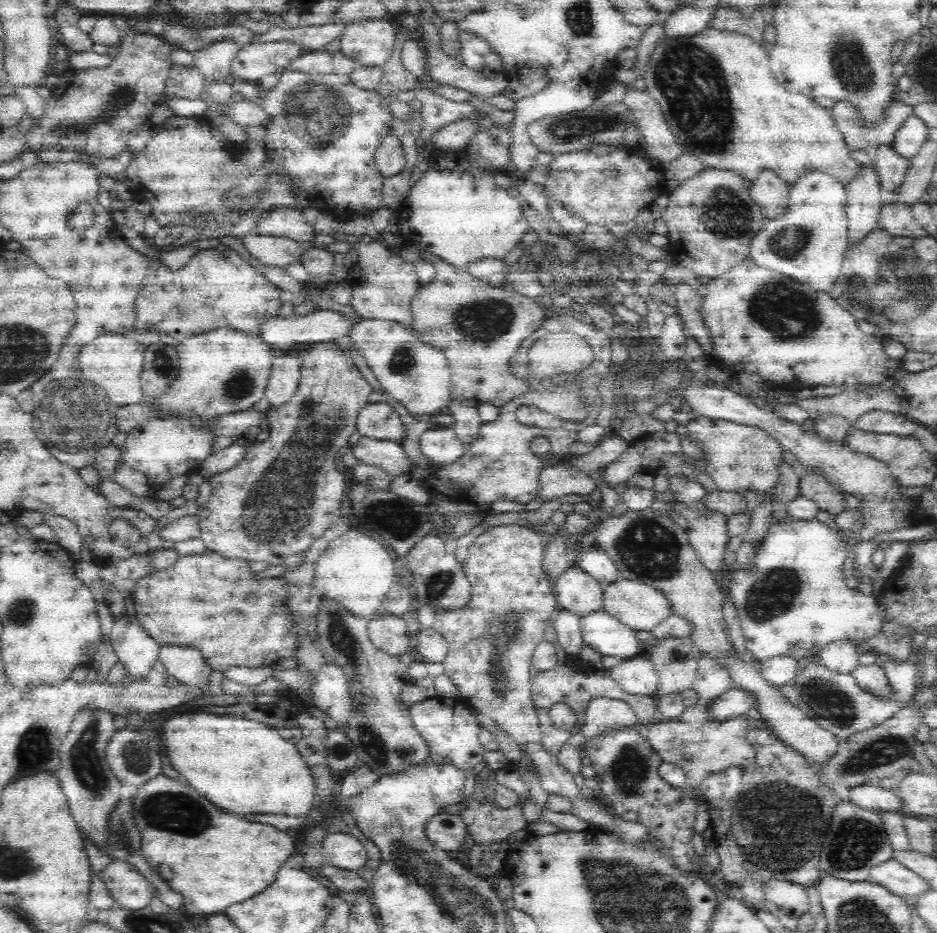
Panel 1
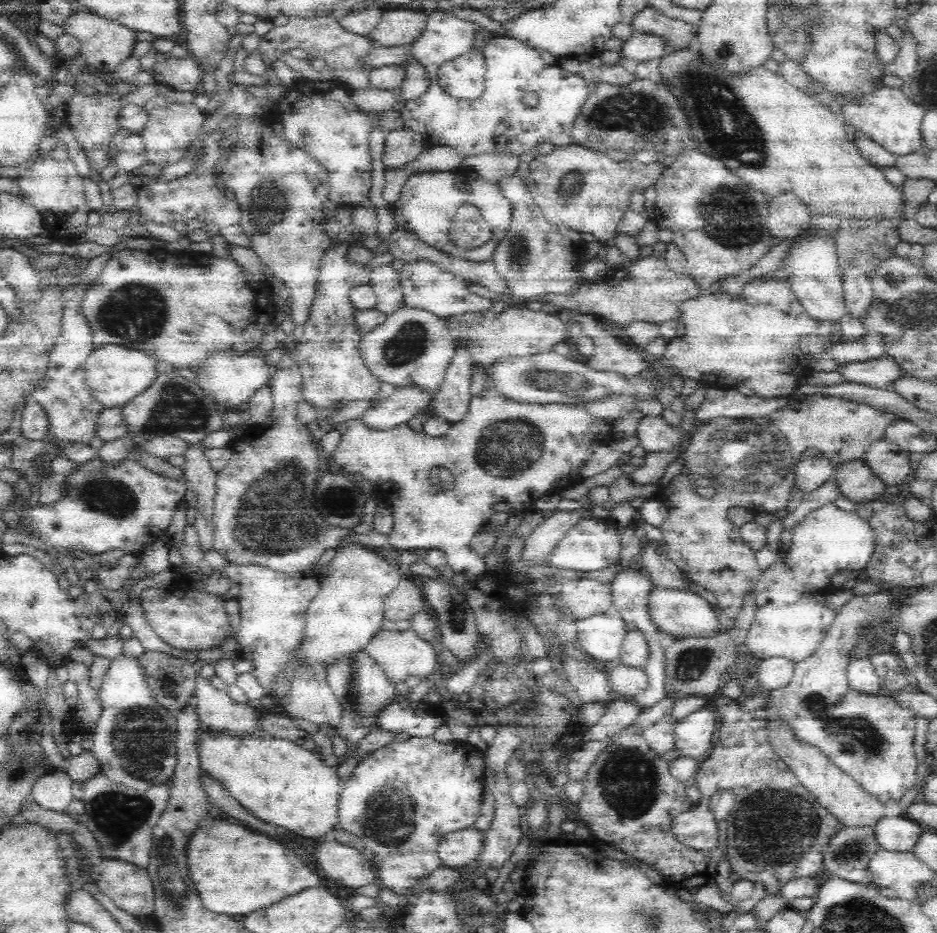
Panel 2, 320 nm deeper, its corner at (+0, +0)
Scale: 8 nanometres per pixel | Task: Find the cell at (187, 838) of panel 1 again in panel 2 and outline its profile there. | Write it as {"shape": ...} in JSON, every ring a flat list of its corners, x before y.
{"shape":[[212,812,210,822,196,825,190,840,186,842,186,862,188,864,188,876,190,882,196,882,195,891,198,893,200,903,206,911,230,916,246,916,250,912,256,912,254,908,266,908,285,896,297,893,300,889,326,887,329,883,321,875,318,869,302,864,294,852,290,852,286,846,278,844,278,841,270,840,266,836,254,834,244,830,242,826,230,824,226,820,218,820,217,813]]}

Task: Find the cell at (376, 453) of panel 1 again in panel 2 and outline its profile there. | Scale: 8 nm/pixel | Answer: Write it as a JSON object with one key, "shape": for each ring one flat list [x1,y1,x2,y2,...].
{"shape":[[398,388,388,398,371,405,360,418,361,422,370,431,391,430,416,415,422,415,434,394,422,392,419,388]]}

